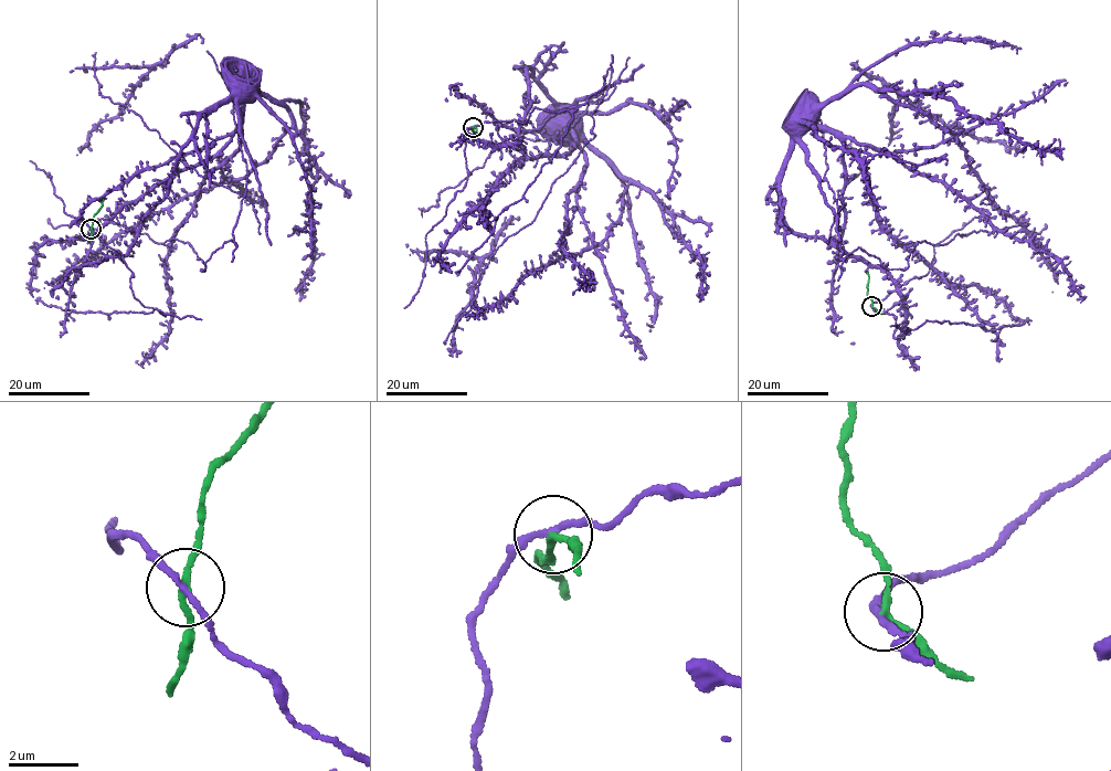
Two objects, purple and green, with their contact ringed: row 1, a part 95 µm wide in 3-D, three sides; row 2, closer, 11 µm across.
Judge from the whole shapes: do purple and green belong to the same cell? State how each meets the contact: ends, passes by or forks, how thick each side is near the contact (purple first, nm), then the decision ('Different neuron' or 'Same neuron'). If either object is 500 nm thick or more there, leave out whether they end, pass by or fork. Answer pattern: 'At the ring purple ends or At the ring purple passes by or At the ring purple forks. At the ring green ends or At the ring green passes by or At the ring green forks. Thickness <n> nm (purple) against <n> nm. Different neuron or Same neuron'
At the ring purple passes by. At the ring green passes by. Thickness 150 nm (purple) against 180 nm. Different neuron

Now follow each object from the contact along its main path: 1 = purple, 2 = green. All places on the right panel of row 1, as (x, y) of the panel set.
1: (871, 306), (892, 336), (1002, 327), (892, 240), (846, 151), (842, 260), (903, 270), (918, 242), (1046, 223)
2: (871, 306), (867, 271)

